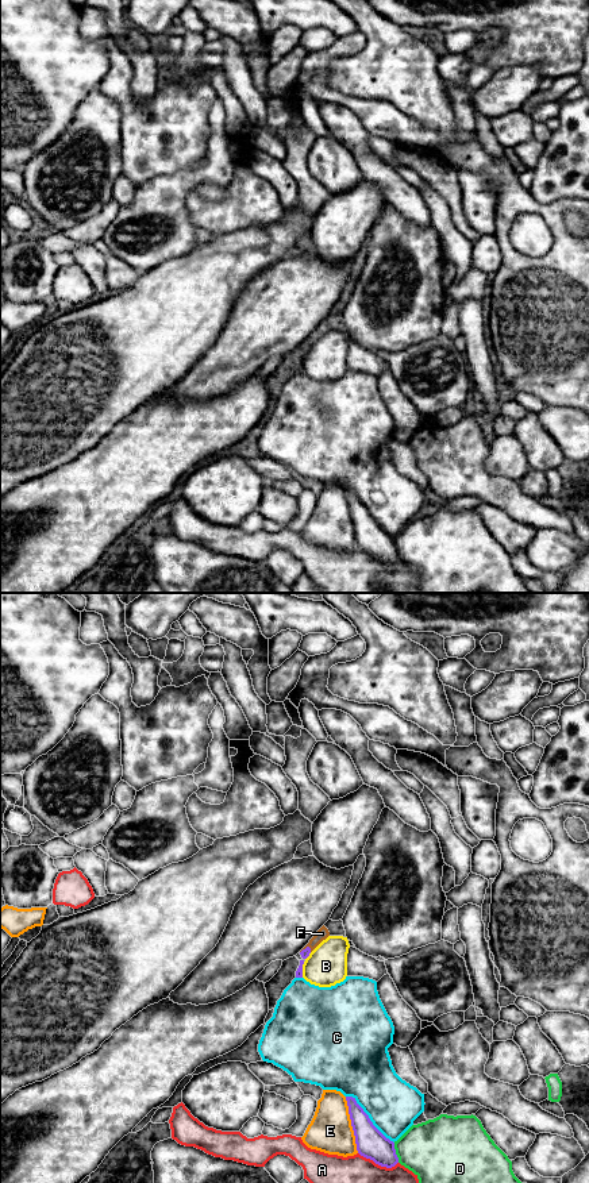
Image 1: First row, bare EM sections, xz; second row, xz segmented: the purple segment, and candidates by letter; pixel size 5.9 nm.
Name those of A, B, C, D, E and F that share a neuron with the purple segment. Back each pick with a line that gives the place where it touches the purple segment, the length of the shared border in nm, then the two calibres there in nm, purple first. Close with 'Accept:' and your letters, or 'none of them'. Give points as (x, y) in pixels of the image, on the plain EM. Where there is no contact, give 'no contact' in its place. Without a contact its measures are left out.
F: meets purple in xz at (307, 342); contact 80 nm long; 50 nm thick on the purple side, 70 nm on the other
Accept: F

